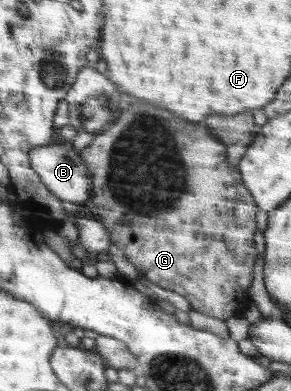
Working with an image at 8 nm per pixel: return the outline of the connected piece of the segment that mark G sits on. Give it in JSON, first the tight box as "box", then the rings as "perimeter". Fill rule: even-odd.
{"box":[80,102,258,321],"perimeter":[[[135,102],[131,106],[121,109],[119,118],[110,125],[109,130],[104,130],[91,144],[80,151],[81,159],[89,167],[91,175],[91,198],[88,205],[94,215],[100,220],[109,233],[111,244],[115,244],[123,250],[127,259],[133,263],[139,271],[139,277],[143,277],[149,282],[183,295],[190,303],[190,309],[199,311],[205,315],[226,321],[231,316],[243,316],[253,304],[248,296],[248,290],[253,279],[254,263],[258,252],[255,249],[253,234],[256,231],[256,214],[258,211],[256,202],[251,193],[243,185],[239,169],[232,167],[227,162],[227,147],[223,139],[218,139],[215,135],[209,134],[209,130],[197,122],[189,122],[181,116],[169,114],[167,110],[159,110],[153,104],[145,102]],[[145,108],[153,108],[153,114],[163,114],[163,116],[145,116]]]}

